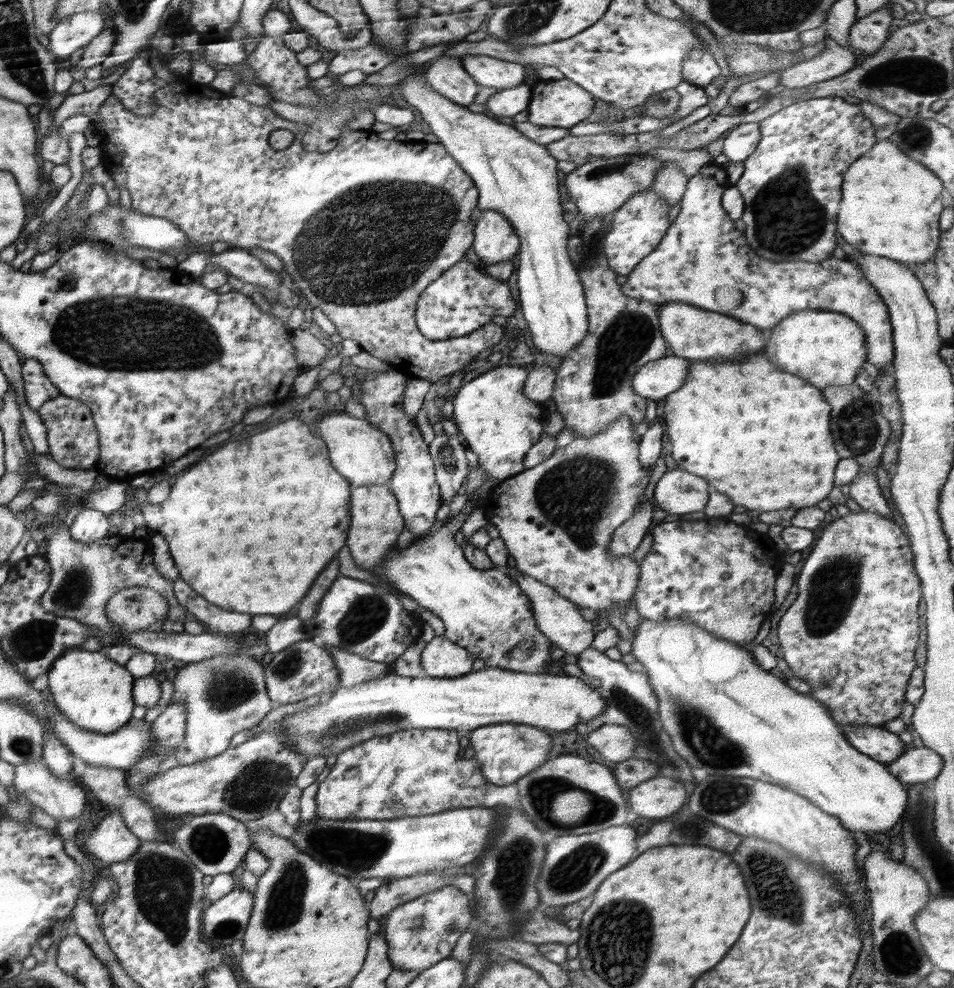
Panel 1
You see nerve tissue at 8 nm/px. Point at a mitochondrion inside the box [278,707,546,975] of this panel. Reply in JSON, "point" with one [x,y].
{"point":[353,850]}

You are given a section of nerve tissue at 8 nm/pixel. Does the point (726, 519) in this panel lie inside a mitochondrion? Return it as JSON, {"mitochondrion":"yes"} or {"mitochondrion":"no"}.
{"mitochondrion":"no"}

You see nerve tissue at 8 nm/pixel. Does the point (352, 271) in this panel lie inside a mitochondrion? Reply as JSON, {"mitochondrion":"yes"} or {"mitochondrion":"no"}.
{"mitochondrion":"yes"}

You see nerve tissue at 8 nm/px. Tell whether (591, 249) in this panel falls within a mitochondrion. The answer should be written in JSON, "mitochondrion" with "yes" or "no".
{"mitochondrion":"no"}

